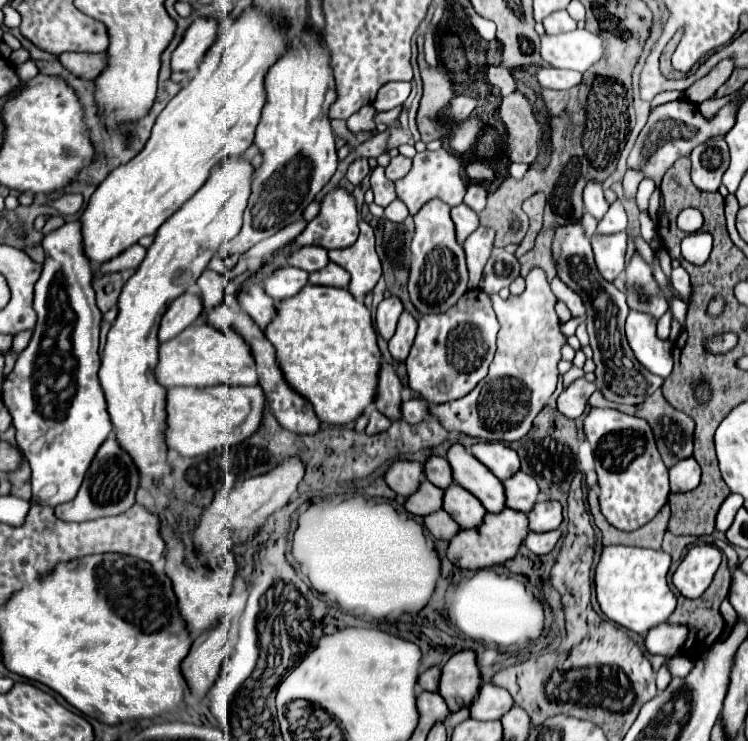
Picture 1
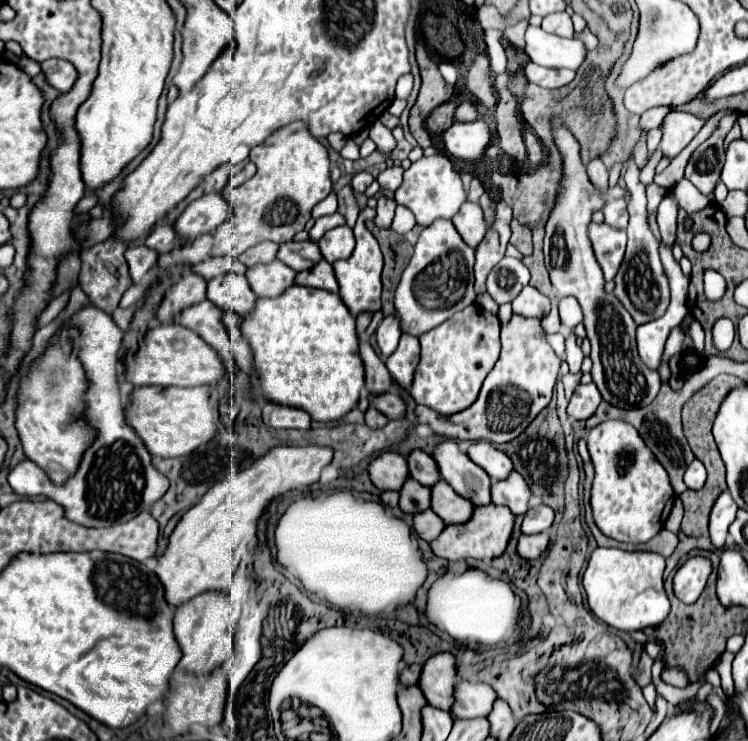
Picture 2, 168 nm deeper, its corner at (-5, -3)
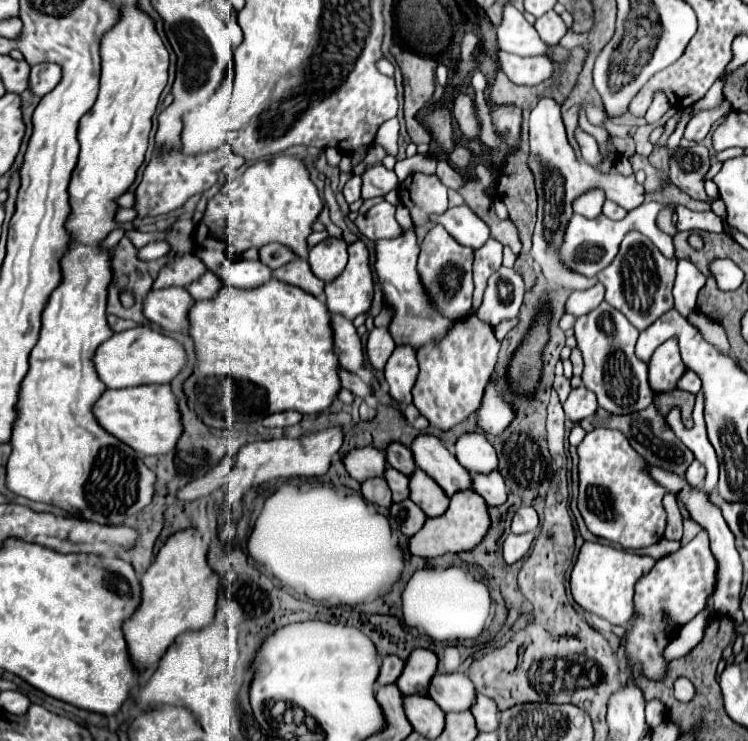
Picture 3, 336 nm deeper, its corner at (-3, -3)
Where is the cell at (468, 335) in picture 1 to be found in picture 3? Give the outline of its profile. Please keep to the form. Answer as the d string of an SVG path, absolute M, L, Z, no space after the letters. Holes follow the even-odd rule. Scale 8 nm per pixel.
M475 315L457 321L437 343L419 347L419 375L413 387L413 403L421 415L427 417L433 427L447 431L475 413L481 405L485 383L495 369L499 349L501 341L495 337L493 329Z

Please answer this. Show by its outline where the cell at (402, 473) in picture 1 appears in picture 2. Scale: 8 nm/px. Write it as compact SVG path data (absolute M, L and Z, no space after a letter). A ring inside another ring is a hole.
M385 451L369 463L367 471L379 491L399 491L407 479L407 461L399 453Z

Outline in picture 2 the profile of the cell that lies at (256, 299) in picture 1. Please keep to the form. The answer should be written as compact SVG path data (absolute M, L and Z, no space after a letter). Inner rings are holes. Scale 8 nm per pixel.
M235 260L233 269L225 275L207 281L207 299L223 311L235 311L245 315L255 305L255 293L247 287L246 267Z

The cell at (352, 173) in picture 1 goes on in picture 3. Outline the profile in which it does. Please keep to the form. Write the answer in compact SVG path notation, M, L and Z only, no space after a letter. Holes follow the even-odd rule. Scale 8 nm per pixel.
M353 175L347 181L347 185L343 187L343 195L345 195L347 203L353 203L353 201L359 199L359 195L361 195L361 175Z

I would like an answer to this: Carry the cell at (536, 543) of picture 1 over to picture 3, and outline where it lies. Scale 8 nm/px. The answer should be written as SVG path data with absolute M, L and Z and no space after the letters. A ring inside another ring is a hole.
M523 533L523 535L509 535L505 539L505 545L503 545L503 557L507 563L517 563L519 559L523 559L527 555L527 551L531 549L533 545L533 539L537 537L537 533Z

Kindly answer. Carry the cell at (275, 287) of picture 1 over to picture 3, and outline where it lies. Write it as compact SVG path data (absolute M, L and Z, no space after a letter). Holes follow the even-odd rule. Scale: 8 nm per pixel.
M250 248L233 261L226 260L217 275L237 289L255 289L273 279L273 269L259 261L259 250Z

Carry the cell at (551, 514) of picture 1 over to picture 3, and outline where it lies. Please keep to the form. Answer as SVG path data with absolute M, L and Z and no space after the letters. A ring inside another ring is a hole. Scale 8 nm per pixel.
M521 507L511 523L513 533L529 533L539 527L539 515L533 507Z

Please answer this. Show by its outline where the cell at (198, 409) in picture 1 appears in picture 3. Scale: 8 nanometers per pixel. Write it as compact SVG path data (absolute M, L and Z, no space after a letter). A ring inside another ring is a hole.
M139 385L139 387L127 387L127 389L117 389L117 391L105 391L101 399L95 403L93 413L105 431L133 447L141 455L165 455L177 447L177 439L181 437L181 413L177 407L177 397L171 389L171 385Z

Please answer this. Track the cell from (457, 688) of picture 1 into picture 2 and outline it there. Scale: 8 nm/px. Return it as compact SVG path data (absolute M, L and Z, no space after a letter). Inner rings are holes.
M437 653L429 657L419 675L419 689L429 705L449 711L451 691L457 681L455 657L451 653Z

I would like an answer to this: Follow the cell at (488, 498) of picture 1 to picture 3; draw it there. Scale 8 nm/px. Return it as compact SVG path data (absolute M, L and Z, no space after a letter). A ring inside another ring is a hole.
M419 435L413 441L411 451L417 467L433 477L449 497L457 491L473 489L473 475L461 467L457 457L443 445L439 437Z

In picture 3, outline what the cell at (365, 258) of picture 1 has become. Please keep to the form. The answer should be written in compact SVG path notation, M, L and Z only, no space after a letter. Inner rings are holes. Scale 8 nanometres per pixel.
M359 239L349 245L349 263L335 281L325 285L327 307L333 315L343 315L353 321L357 315L367 315L368 332L374 329L374 318L369 315L373 303L373 273L369 265L369 251Z

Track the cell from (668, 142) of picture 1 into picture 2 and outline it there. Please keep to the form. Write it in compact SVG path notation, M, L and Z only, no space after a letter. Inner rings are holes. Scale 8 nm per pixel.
M677 109L667 113L663 121L663 139L659 145L663 155L677 157L691 143L691 139L701 131L703 123L705 123L703 119L697 119L695 115Z

